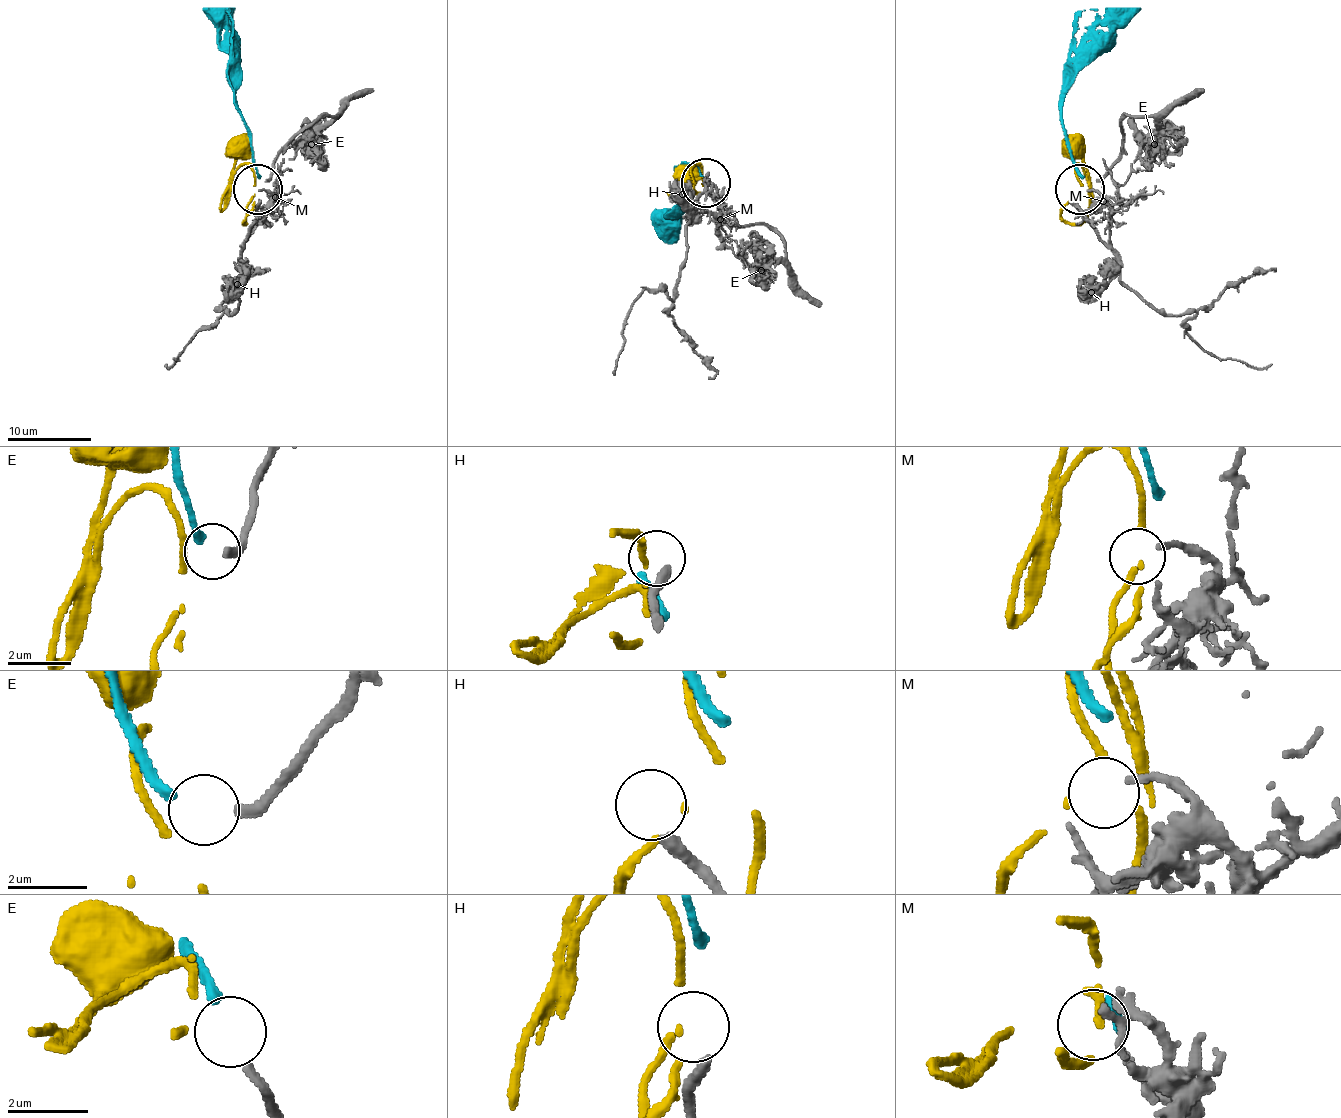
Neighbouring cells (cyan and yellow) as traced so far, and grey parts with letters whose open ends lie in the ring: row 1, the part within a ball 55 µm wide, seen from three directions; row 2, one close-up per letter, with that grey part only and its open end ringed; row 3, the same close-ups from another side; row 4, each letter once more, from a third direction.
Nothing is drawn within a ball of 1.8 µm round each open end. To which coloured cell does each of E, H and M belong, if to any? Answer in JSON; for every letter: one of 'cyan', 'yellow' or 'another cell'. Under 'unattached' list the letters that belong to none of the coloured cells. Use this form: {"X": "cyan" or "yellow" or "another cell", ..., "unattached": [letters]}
{"E": "cyan", "H": "another cell", "M": "yellow", "unattached": ["H"]}

